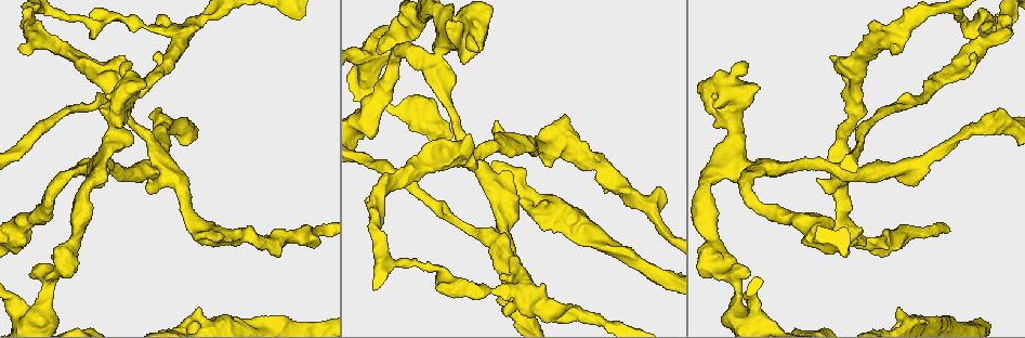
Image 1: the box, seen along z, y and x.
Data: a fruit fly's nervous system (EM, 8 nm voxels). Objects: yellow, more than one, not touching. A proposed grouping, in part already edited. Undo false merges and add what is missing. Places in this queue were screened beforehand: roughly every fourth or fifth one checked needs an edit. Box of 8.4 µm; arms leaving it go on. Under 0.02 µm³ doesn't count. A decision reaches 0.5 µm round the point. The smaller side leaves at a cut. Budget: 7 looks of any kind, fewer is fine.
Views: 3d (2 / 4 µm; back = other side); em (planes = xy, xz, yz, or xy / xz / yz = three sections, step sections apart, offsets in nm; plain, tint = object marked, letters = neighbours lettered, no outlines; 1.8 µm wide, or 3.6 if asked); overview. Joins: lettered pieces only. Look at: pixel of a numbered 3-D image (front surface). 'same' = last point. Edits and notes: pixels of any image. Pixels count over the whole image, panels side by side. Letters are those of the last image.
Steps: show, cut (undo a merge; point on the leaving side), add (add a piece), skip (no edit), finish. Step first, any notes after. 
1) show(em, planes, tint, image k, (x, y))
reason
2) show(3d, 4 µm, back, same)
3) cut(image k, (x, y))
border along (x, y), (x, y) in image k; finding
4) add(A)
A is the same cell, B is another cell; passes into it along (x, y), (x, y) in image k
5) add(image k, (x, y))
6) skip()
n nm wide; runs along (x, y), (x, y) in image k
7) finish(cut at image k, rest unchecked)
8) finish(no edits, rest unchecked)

show(em, planes, letters, image 1, (869, 24))
branch stops here

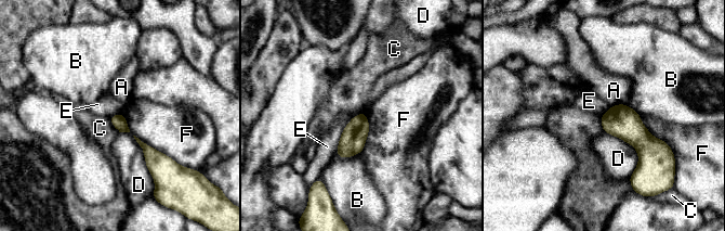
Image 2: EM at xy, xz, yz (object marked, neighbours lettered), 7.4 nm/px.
skip()
D touches over 400 nm; A, B, C, D, E and F are other cells; none of them fits

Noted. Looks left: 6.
show(3d, 2 µm, image 1, (143, 27))
narrows sharply

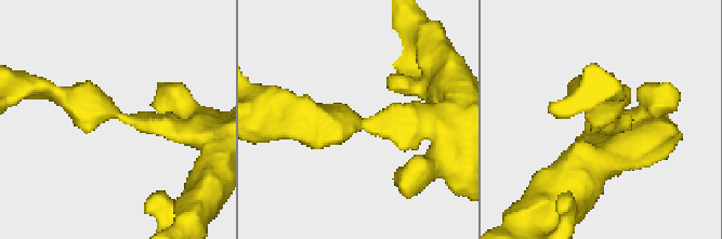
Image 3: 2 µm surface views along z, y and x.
show(em, planes, letters, image 3, (605, 115))
arms of 200, 260 nm; now the EM

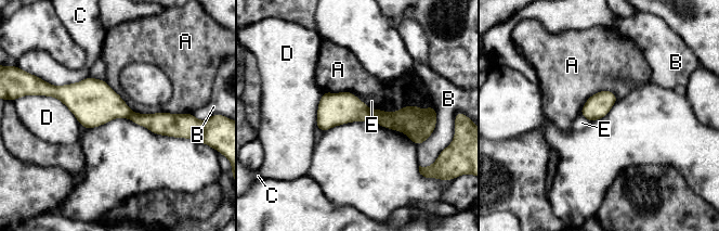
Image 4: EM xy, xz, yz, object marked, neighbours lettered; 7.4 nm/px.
cut(image 4, (404, 120))
180 nm wide; A touches over 700 nm; A, B, C, D and E are other cells; two neurons meet here

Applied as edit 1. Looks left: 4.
show(overview)
see it whole again

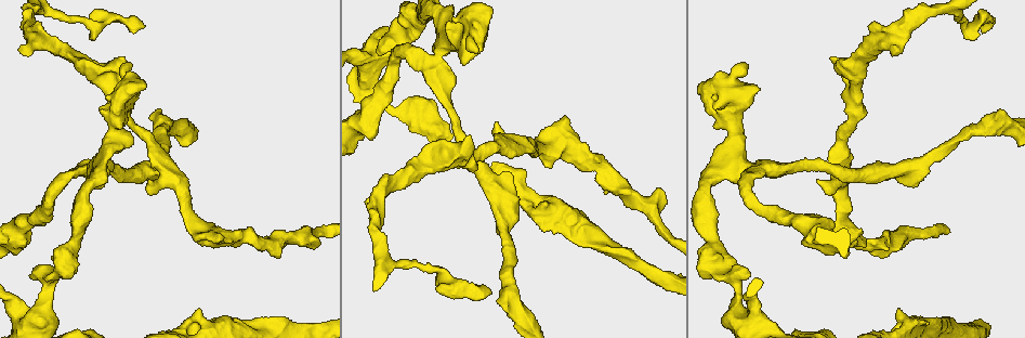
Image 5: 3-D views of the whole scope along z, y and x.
show(em, planes, tint, image 5, (418, 19))
sharp bend

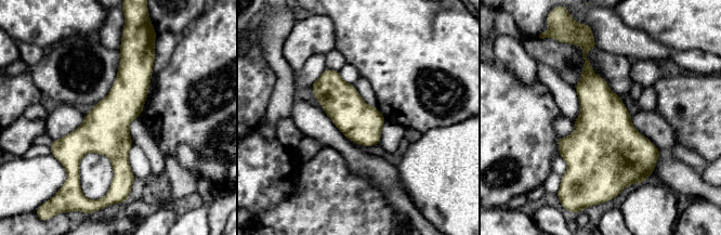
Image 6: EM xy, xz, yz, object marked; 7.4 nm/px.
show(em, planes, letters, same)
see the neighbours

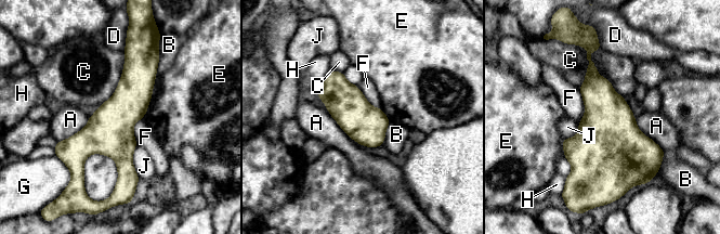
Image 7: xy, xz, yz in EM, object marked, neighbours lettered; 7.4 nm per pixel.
skip()
300 nm wide; A, B, C, D, E, F, G, H and J are other cells; runs along (132, 52), (126, 181) in image 7; continuous, no second neuron

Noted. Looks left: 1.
finish(cut at image 4, rest unchecked)

